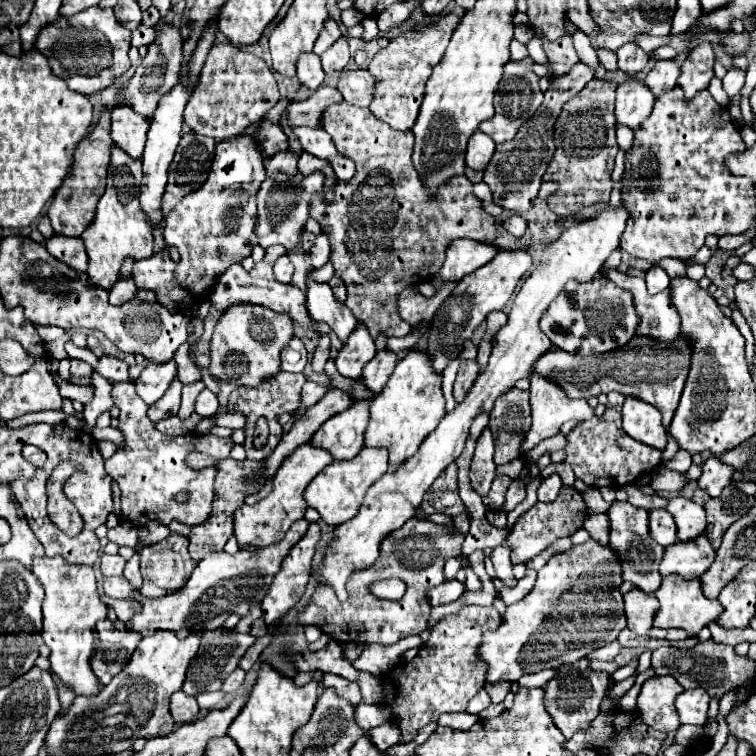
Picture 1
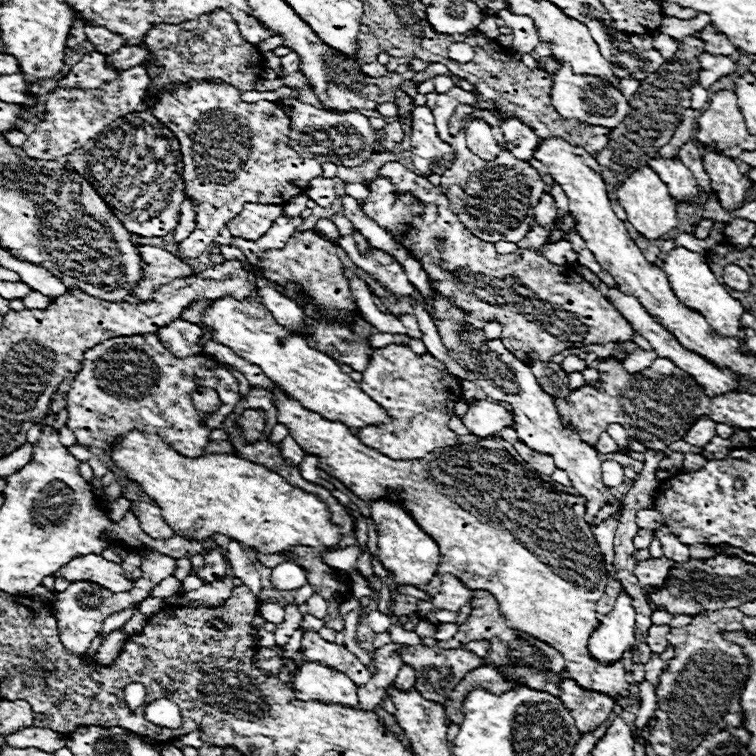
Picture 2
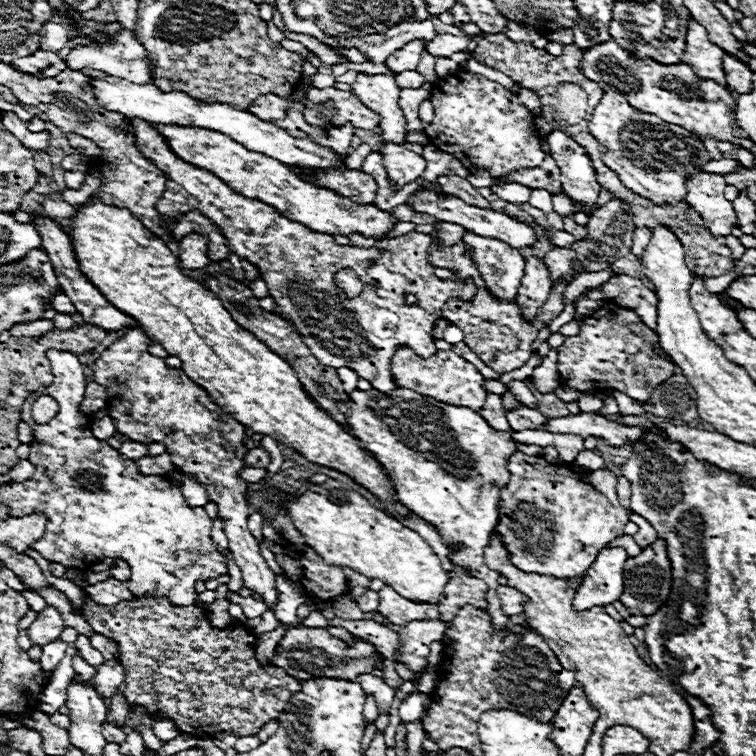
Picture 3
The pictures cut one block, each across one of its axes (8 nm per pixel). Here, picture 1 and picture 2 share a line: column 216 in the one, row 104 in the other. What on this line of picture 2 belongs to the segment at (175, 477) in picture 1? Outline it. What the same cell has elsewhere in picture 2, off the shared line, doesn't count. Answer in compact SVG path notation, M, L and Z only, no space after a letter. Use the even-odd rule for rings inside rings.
M452 88L446 94L438 94L436 108L434 108L434 120L438 128L438 136L446 140L456 152L456 160L452 168L442 176L444 184L440 186L442 192L450 200L452 212L458 216L458 220L474 234L476 238L484 242L518 242L526 236L526 232L536 224L534 218L534 208L544 192L544 180L538 176L538 172L524 160L518 160L510 156L510 152L500 152L494 160L482 160L476 154L470 154L466 150L466 140L464 134L450 134L448 130L448 118L454 112L454 106L458 104L474 104L476 96L472 92L466 92L462 88ZM510 176L510 178L506 178Z

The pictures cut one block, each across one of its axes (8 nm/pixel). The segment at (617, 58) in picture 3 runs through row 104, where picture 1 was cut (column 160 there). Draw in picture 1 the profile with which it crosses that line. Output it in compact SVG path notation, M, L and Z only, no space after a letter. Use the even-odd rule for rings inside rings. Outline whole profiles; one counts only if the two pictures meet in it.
M160 632L160 634L150 634L144 636L140 640L140 644L136 646L130 662L124 666L122 674L132 674L132 678L142 678L146 684L156 684L156 710L152 712L152 716L158 716L158 720L166 722L168 726L172 726L172 718L168 712L168 704L170 704L170 696L174 692L178 692L184 684L184 674L186 668L190 664L190 660L196 656L198 646L200 646L200 632L188 634L186 640L180 640L176 634L172 632Z

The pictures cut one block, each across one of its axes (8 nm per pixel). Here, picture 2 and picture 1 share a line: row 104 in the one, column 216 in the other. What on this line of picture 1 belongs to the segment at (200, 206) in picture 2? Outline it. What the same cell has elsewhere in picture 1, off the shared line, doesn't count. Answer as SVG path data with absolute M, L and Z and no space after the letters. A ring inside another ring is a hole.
M248 136L230 138L216 146L216 154L210 166L208 180L186 194L176 208L166 216L166 228L164 228L164 240L166 246L176 246L180 250L180 262L174 263L167 250L154 254L154 258L138 262L132 268L132 280L138 290L150 290L156 294L156 300L174 312L190 312L190 308L198 306L197 302L205 300L210 295L216 278L224 274L232 264L242 262L242 258L252 254L252 248L258 244L258 236L254 232L256 228L256 194L260 190L260 184L264 182L264 158L260 154L260 148L256 142Z

